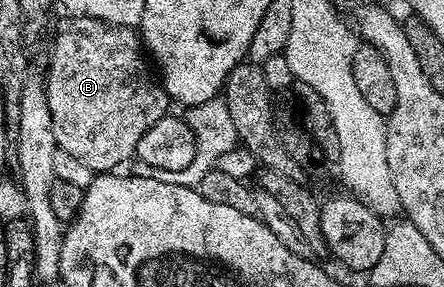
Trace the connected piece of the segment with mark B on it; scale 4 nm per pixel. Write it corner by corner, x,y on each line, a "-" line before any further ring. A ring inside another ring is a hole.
68,16
65,19
52,38
48,71
42,74
56,145
70,152
70,156
82,160
82,164
93,172
112,172
123,167
120,165
128,157
131,159
135,155
138,140
142,140
142,136
146,136
146,132
150,132
150,128
169,113
170,99
153,71
152,74
148,71
149,59
142,49
141,35
135,29
111,26
93,18

